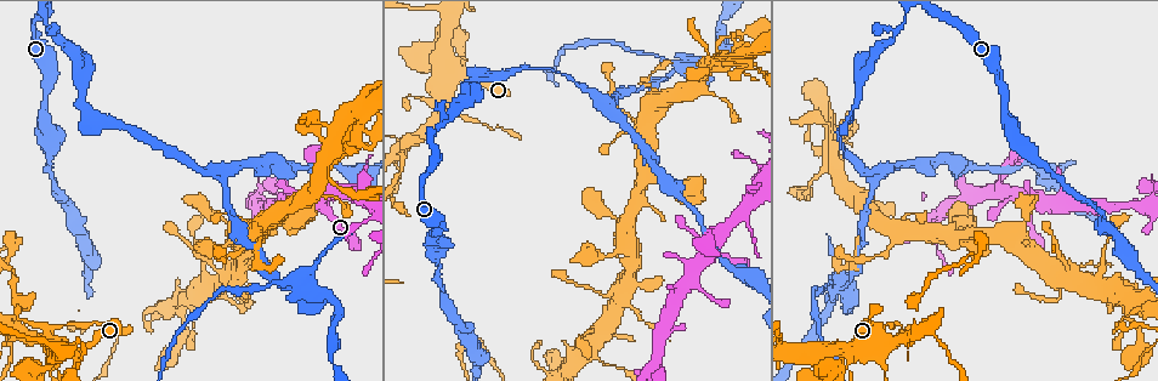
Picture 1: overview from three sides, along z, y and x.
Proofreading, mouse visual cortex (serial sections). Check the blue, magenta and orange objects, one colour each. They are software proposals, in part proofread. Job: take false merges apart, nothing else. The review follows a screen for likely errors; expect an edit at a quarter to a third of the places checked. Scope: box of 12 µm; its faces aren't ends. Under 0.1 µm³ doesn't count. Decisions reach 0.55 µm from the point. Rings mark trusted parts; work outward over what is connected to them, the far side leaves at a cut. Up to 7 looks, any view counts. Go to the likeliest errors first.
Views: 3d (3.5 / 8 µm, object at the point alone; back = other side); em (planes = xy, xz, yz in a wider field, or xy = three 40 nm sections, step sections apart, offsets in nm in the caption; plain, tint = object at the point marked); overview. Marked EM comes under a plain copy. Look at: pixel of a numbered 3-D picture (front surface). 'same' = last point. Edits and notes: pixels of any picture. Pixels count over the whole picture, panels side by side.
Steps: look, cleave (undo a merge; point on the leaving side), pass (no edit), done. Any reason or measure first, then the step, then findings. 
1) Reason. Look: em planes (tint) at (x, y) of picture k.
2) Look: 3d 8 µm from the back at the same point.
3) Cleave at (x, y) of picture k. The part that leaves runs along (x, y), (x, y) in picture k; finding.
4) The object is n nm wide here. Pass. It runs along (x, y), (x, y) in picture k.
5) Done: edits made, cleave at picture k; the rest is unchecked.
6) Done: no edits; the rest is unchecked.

Narrows sharply. Look: 3d 3.5 µm from the back at (244, 236) of picture 1.

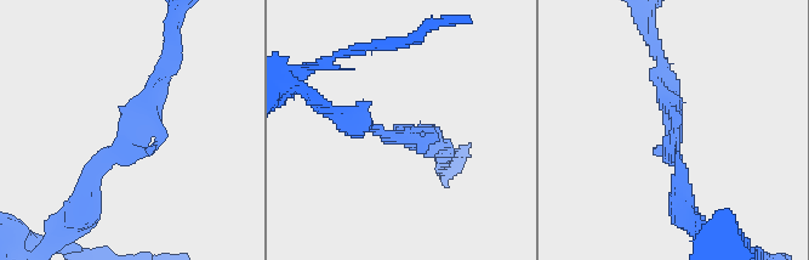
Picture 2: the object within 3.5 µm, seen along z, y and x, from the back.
The arms are 150, 200 nm wide. Look: em xy step 5 (tint) at (675, 137) of picture 2.

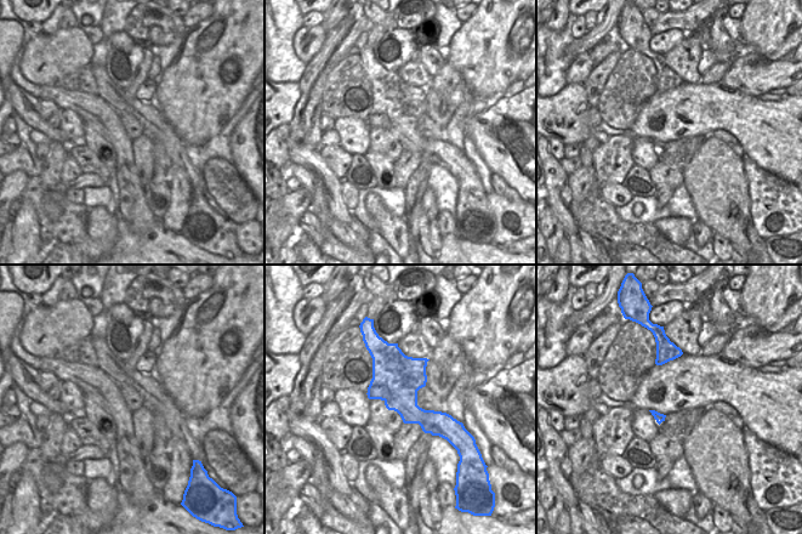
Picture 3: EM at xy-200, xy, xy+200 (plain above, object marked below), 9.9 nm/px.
The object is 480 nm wide here. Pass. It runs along (166, 72), (89, 198) in picture 2; one cell here.

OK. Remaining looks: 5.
Four or more arms meet. Look: 3d 3.5 µm at (838, 283) of picture 1.

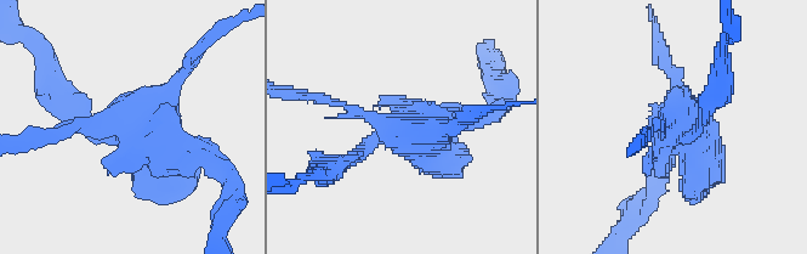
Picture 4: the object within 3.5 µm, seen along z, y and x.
Look: em planes (tint) at (406, 131) of picture 4.

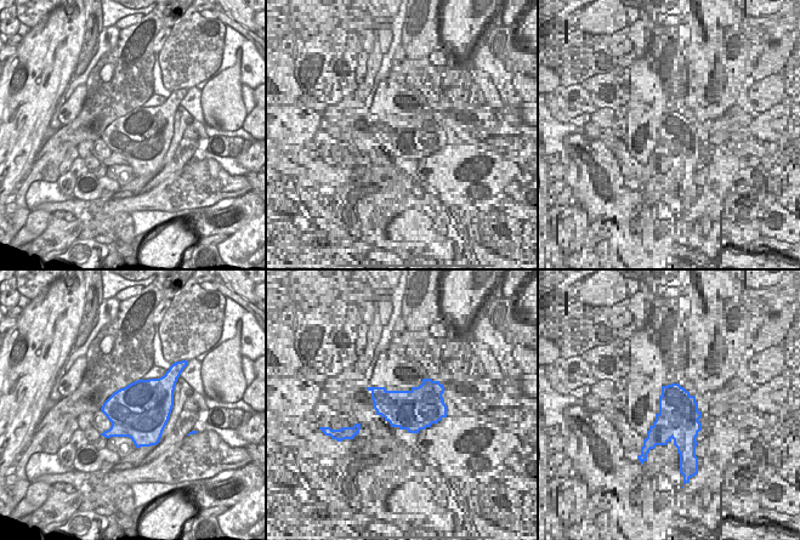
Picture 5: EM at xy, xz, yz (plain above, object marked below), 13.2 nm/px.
Cleave at (437, 154) of picture 4. A border runs along (112, 422), (119, 424), (129, 436) in picture 5; two cells meet here.

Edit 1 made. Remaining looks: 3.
Look: overview.

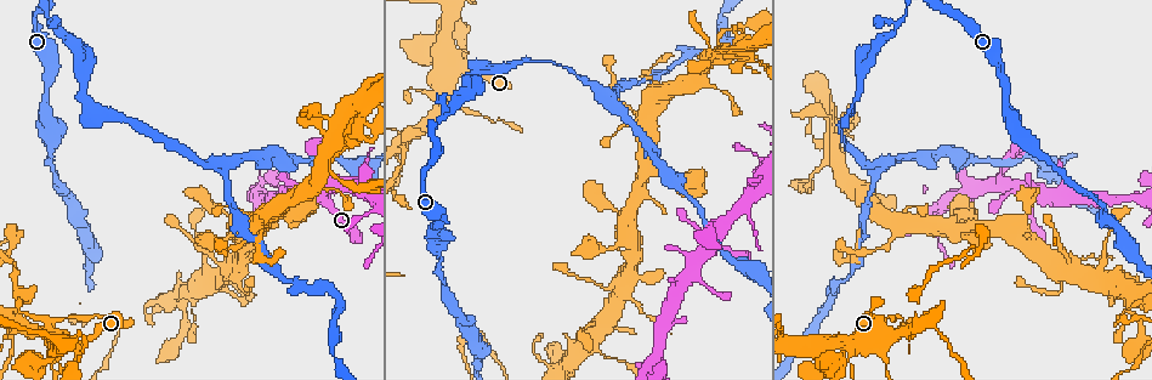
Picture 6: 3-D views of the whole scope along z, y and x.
Looks like a crossing. Look: 3d 3.5 µm at (849, 342) of picture 6.

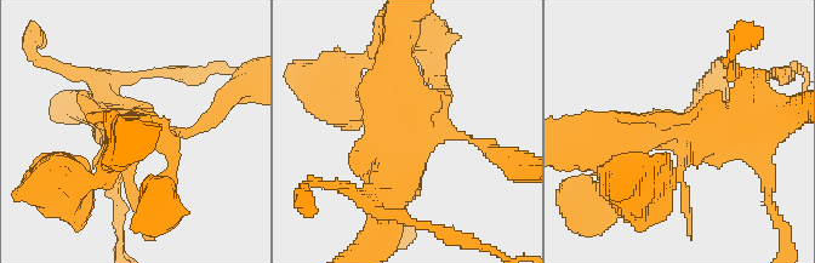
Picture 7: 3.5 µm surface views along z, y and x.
Need the tissue. Look: em xy step 2 (tint) at (683, 136) of picture 7.

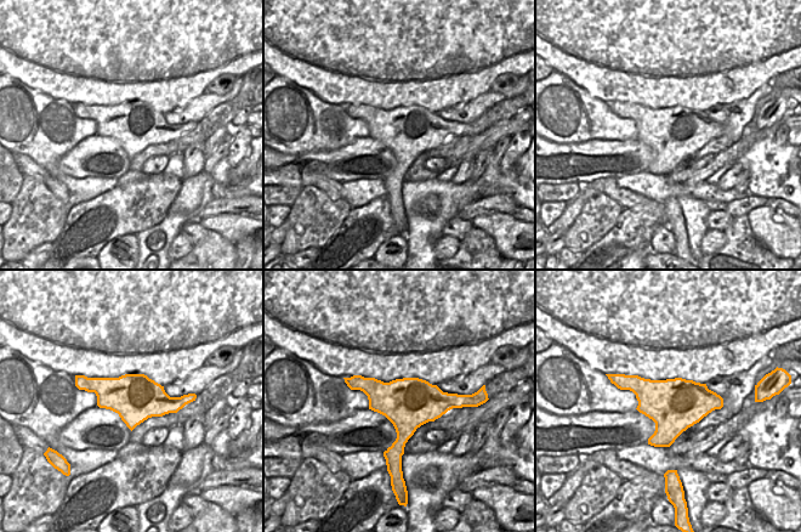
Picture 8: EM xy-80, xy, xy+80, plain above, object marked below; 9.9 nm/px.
Pass. One cell here.

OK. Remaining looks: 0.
Done: edits made, cleave at picture 4; the rest is unchecked.

